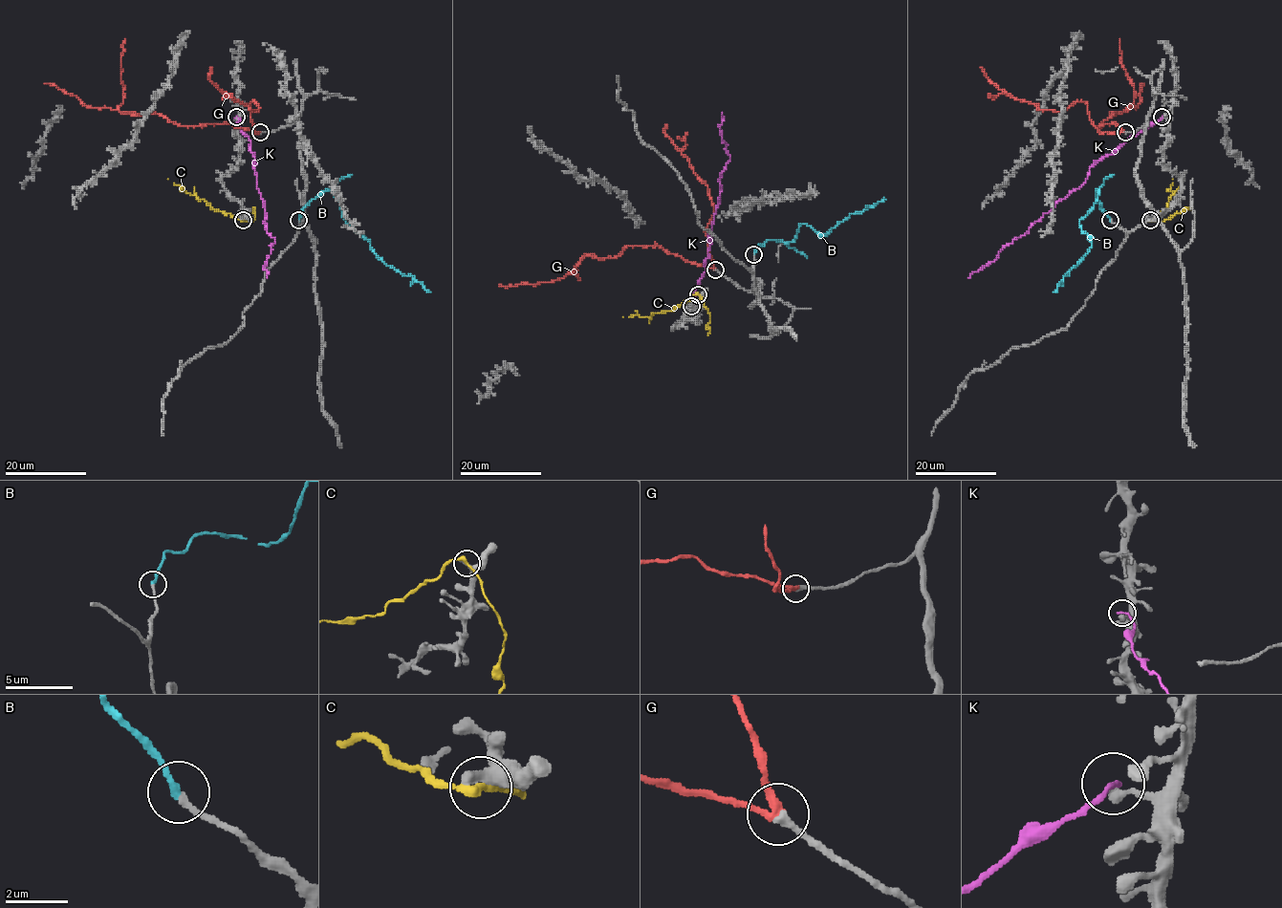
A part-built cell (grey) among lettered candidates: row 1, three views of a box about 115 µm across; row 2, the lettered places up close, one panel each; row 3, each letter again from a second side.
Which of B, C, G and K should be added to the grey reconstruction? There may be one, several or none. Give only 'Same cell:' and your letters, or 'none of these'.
Same cell: B, G

